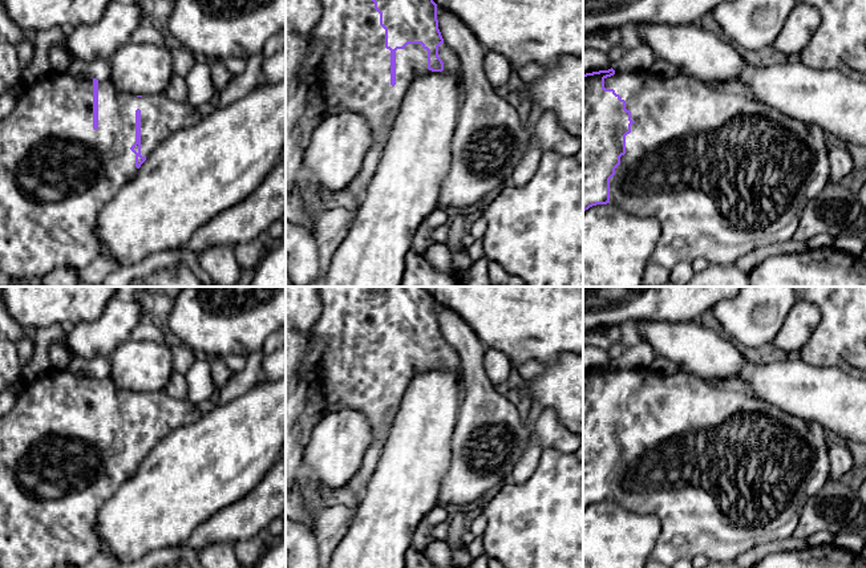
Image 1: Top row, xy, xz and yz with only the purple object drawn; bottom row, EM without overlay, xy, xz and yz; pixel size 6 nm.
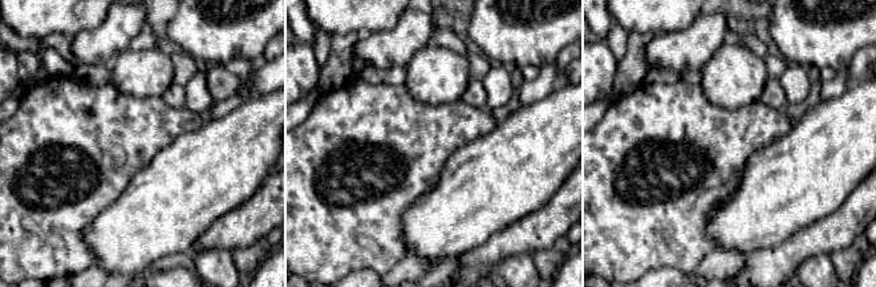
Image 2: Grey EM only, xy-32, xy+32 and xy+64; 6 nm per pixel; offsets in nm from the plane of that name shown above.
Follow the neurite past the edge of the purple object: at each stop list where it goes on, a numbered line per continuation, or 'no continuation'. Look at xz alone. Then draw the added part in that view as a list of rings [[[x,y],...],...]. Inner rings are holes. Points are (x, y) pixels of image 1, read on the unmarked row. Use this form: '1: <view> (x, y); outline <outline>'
1: xz (353, 372); outline [[[320,287],[321,313],[312,325],[309,341],[317,340],[323,344],[323,352],[316,372],[325,399],[327,413],[341,409],[361,411],[369,421],[372,429],[372,445],[385,445],[392,422],[398,411],[400,403],[410,381],[420,373],[432,370],[428,366],[428,348],[421,341],[408,341],[396,348],[396,382],[390,382],[390,348],[385,345],[385,326],[380,322],[380,311],[369,296],[369,287]]]

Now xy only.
1: xy (57, 470); outline [[[50,368],[49,373],[29,384],[21,385],[21,390],[15,406],[0,417],[0,568],[53,568],[56,565],[72,564],[84,565],[96,555],[104,551],[102,541],[96,532],[96,522],[100,508],[110,499],[118,488],[129,480],[137,470],[135,451],[130,445],[135,441],[135,407],[141,407],[141,453],[149,454],[163,438],[174,430],[197,422],[202,413],[198,406],[189,399],[177,399],[163,390],[134,391],[118,388],[109,374],[98,377],[98,426],[93,426],[93,374],[76,376],[66,369]]]

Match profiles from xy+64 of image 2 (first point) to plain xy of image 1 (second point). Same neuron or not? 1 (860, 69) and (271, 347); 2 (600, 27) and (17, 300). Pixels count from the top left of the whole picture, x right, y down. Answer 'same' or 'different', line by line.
1: same
2: different

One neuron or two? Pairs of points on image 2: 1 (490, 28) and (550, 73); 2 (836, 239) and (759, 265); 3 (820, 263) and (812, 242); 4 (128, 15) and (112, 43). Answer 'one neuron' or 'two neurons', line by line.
1: two neurons
2: one neuron
3: two neurons
4: one neuron

